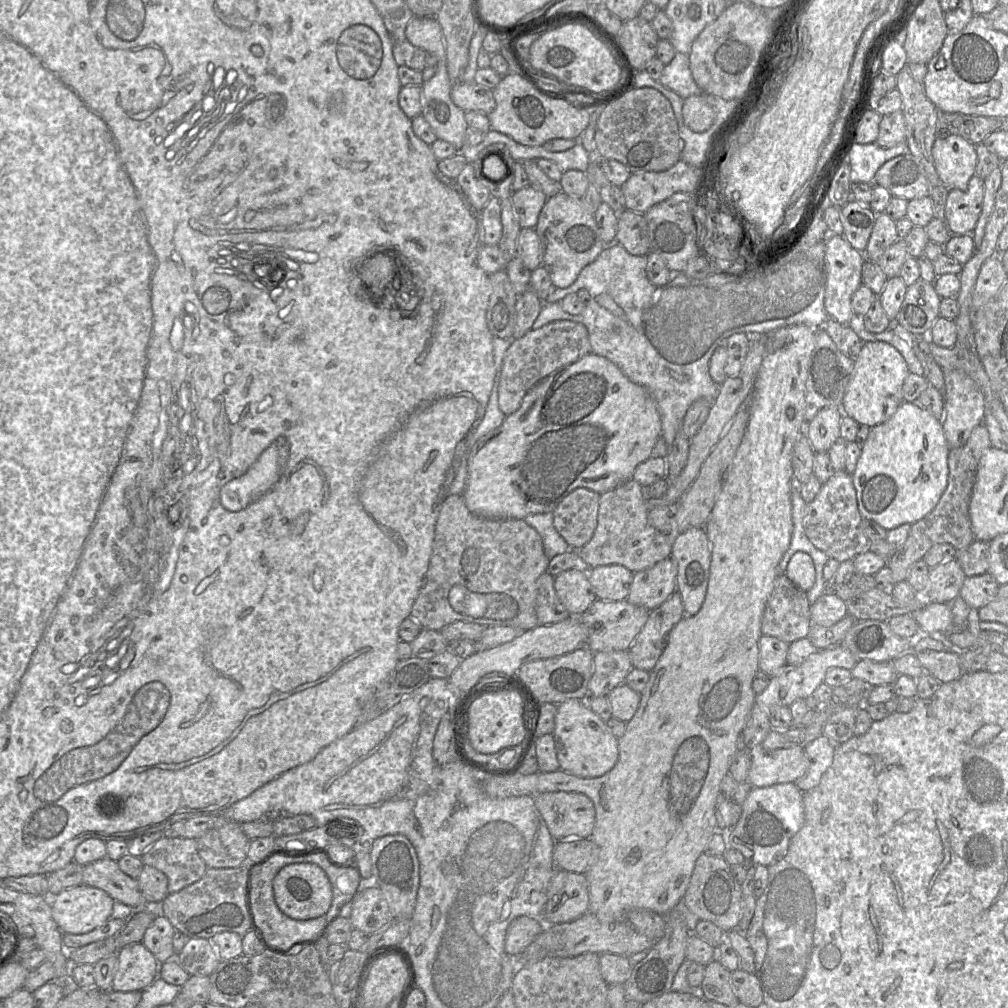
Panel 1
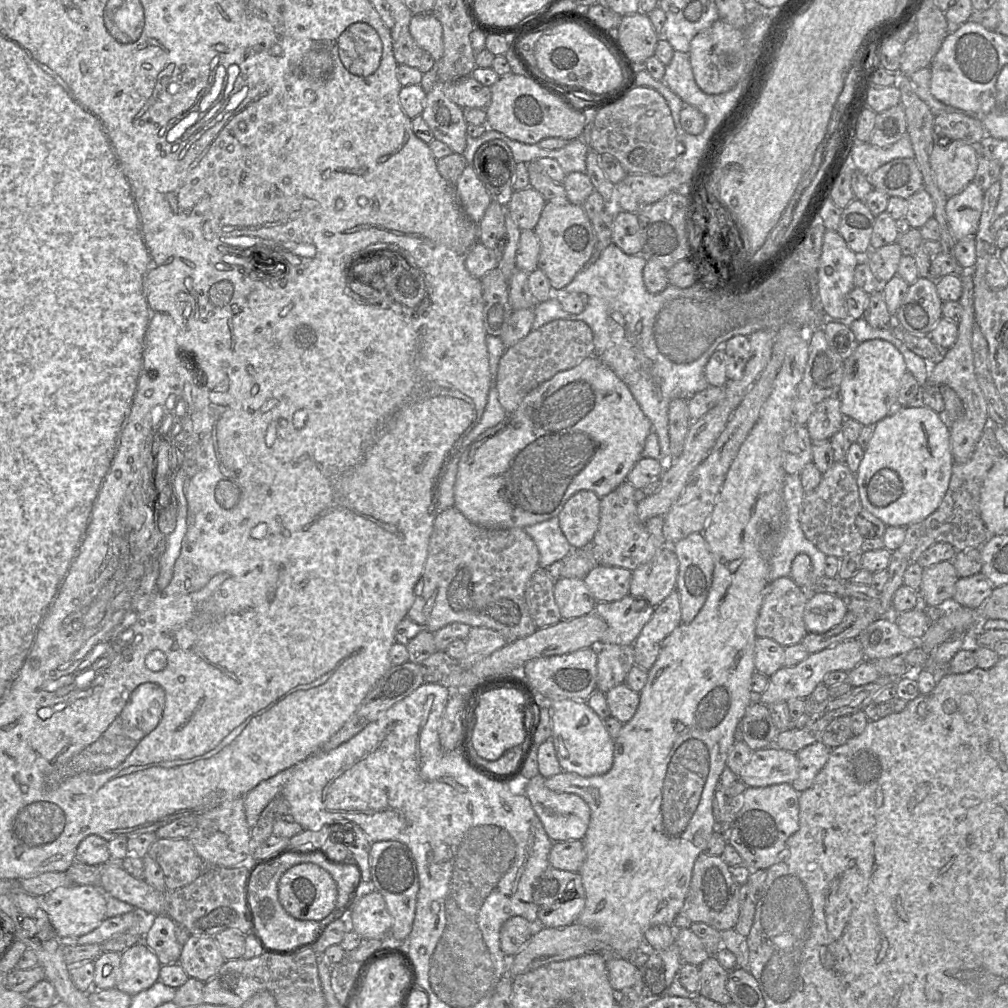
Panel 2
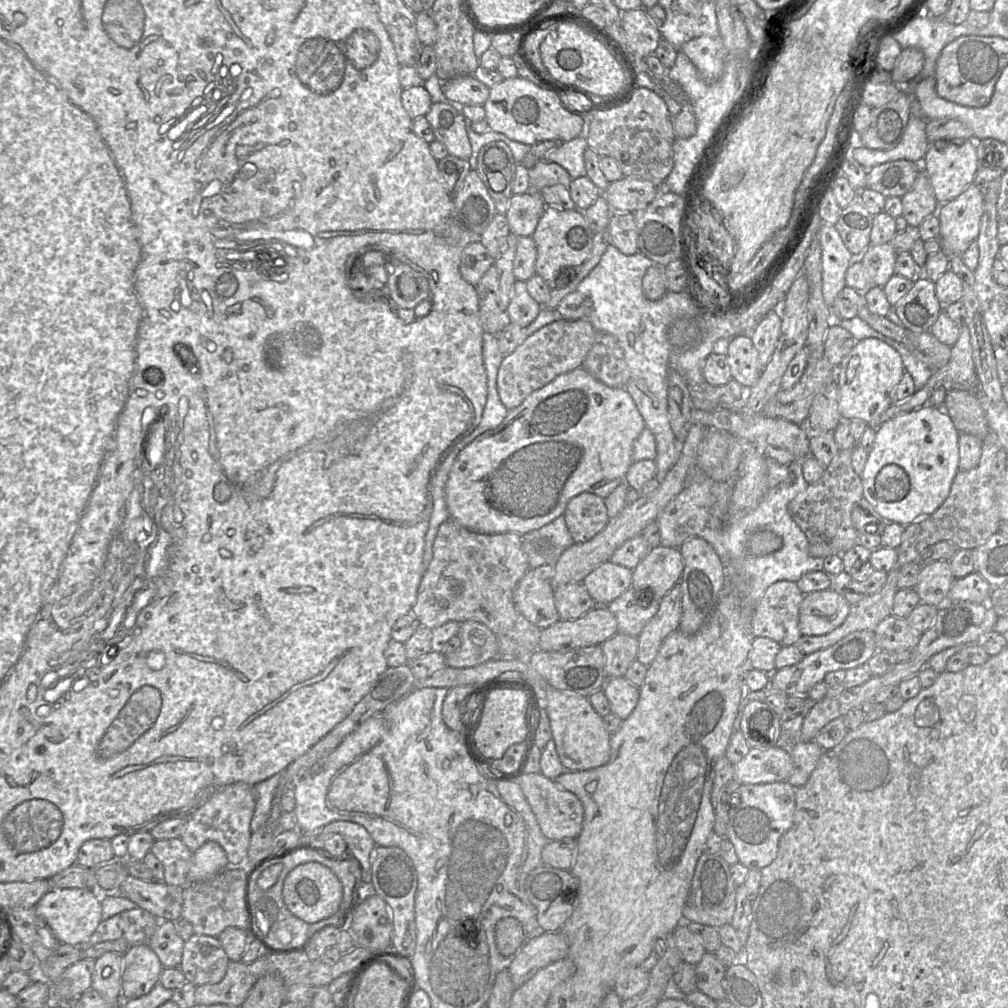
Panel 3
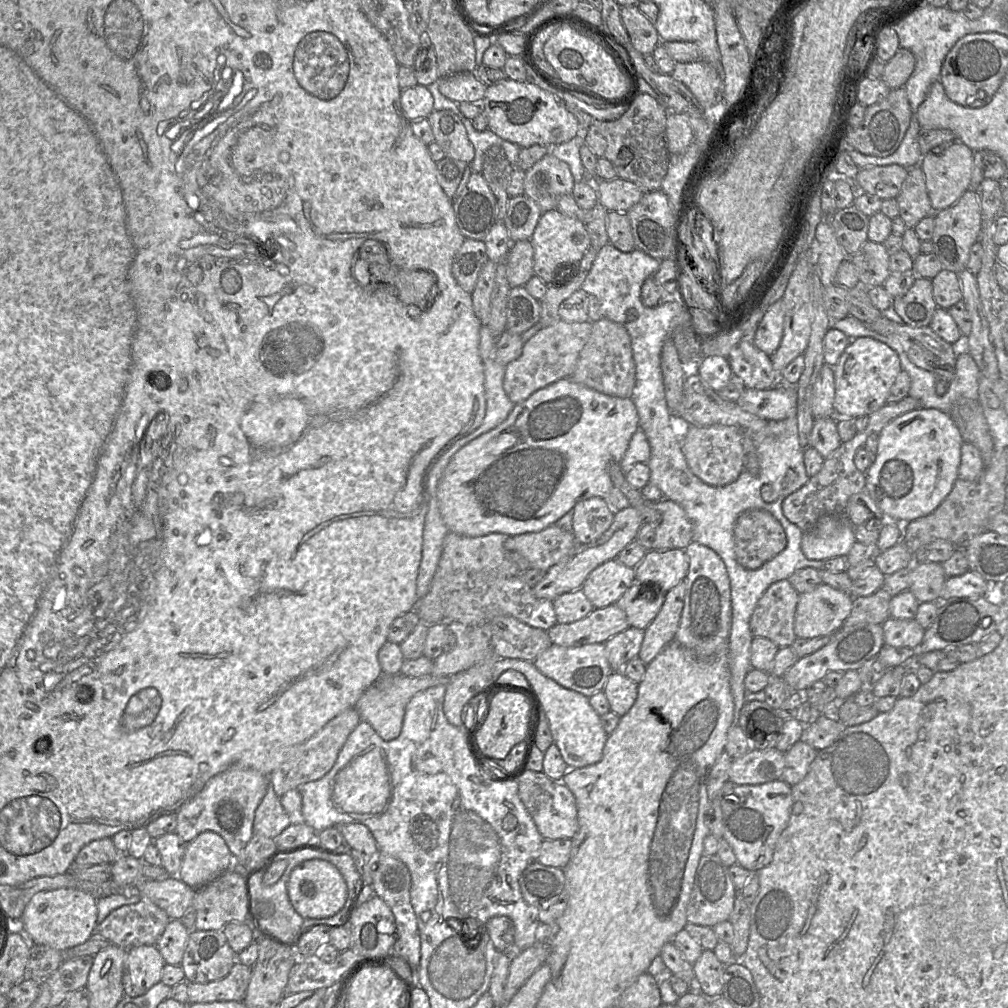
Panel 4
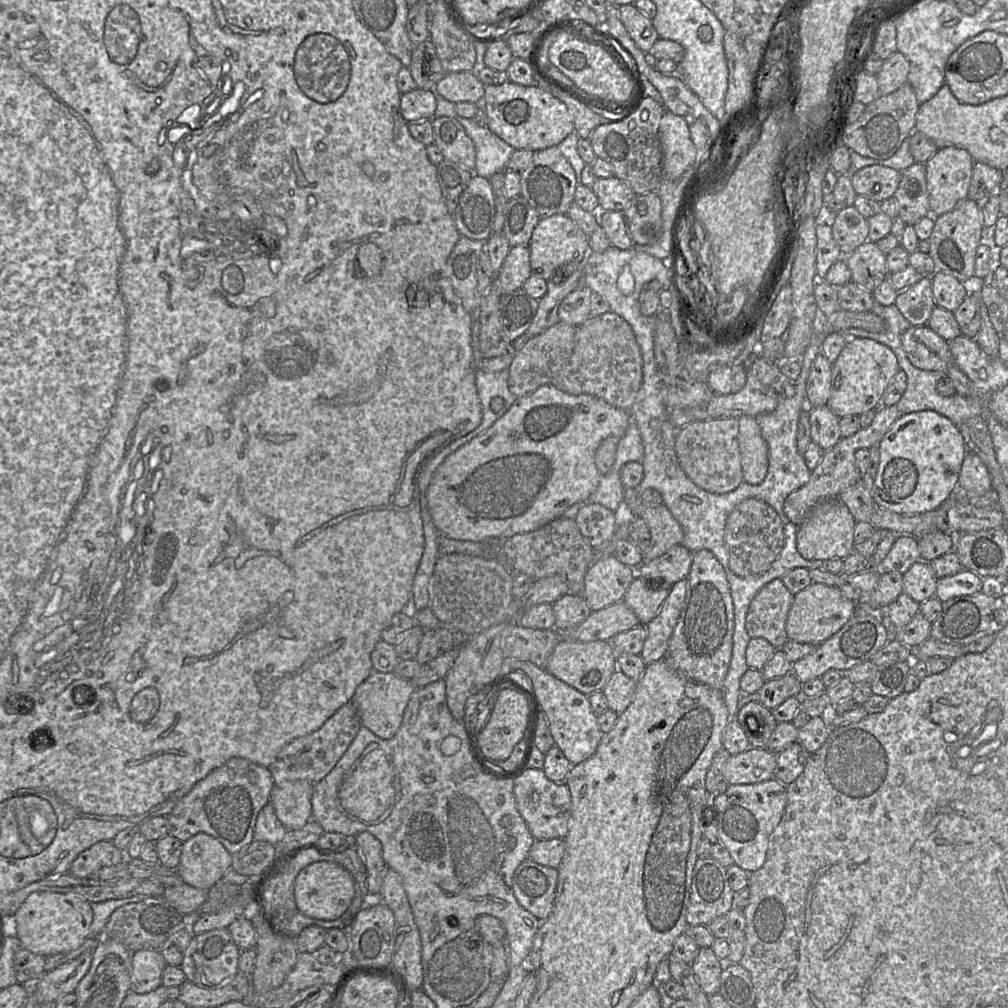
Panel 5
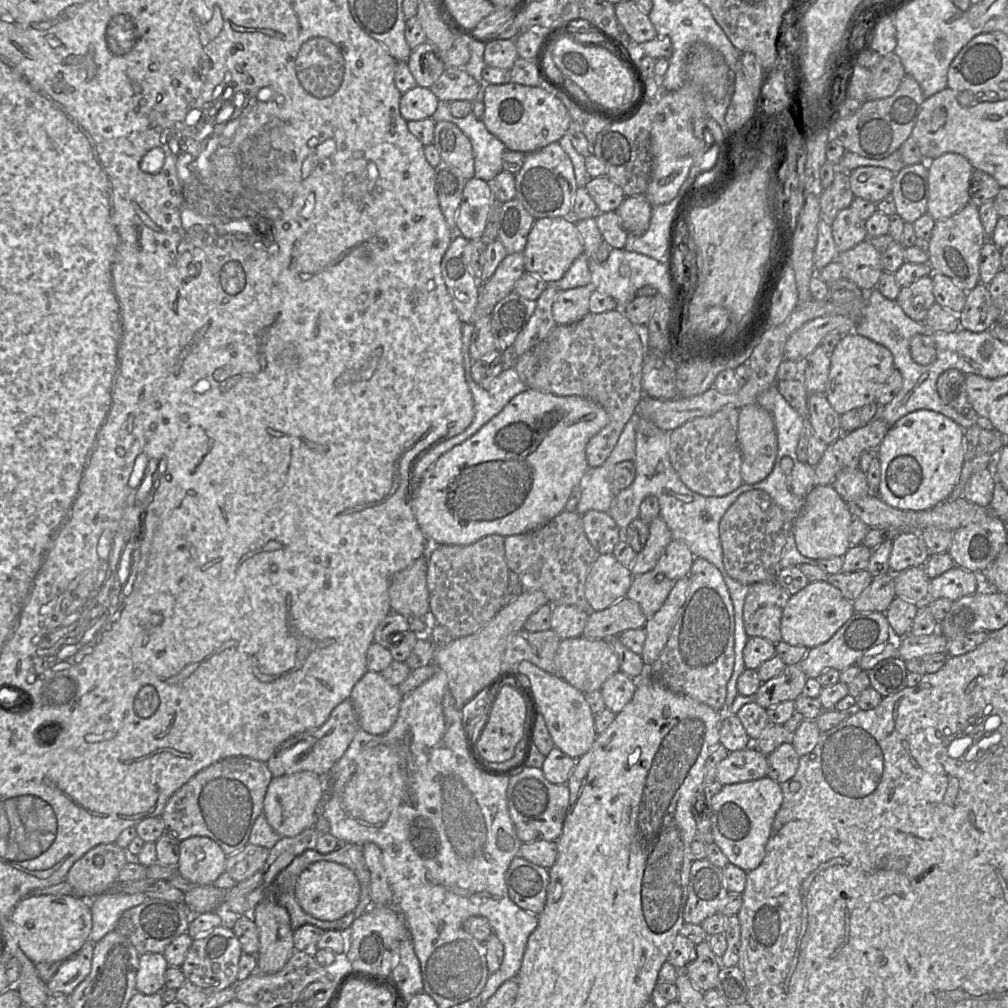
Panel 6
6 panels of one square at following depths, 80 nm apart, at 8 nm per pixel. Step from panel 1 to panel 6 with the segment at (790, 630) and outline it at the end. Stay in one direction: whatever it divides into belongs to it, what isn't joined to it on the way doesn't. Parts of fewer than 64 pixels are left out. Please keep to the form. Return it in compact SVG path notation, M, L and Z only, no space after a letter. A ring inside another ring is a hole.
M776 580L749 585L743 606L748 637L762 637L773 644L780 642L782 612L790 597Z

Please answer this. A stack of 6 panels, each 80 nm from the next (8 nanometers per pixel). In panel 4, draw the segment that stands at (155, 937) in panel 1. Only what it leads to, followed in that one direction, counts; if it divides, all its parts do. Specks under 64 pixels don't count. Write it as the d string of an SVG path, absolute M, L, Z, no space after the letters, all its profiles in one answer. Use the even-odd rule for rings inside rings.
M170 920L155 945L166 964L181 964L188 937L189 933L180 920Z

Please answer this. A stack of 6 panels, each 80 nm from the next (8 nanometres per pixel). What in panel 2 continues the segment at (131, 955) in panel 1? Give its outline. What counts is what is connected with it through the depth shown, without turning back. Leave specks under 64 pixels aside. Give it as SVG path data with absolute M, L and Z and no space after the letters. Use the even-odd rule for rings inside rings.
M143 941L121 954L119 980L115 988L131 996L150 988L159 980L162 964Z

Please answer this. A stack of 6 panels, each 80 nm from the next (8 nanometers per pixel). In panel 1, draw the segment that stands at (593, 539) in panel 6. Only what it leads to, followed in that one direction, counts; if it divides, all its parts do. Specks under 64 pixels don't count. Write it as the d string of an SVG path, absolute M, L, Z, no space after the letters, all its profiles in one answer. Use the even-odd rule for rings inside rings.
M577 488L554 509L553 523L572 550L580 550L592 538L597 527L600 494Z

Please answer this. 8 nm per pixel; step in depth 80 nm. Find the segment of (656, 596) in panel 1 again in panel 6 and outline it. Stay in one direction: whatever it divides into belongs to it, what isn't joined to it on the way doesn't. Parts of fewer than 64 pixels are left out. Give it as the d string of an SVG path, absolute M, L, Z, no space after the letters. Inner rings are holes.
M672 540L652 570L676 581L688 577L693 561L694 556L689 548L681 541Z

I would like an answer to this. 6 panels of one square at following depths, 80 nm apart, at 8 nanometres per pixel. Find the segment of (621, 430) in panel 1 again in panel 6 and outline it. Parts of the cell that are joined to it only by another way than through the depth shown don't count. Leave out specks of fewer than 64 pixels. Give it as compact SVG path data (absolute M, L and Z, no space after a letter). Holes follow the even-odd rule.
M527 389L515 396L504 409L478 432L463 443L441 455L431 466L426 476L415 483L412 473L411 504L421 530L433 544L470 545L480 539L497 534L502 537L523 534L536 530L565 510L566 503L573 489L580 485L590 467L586 458L586 446L589 440L600 432L608 423L608 415L596 402L580 396L557 396L536 389Z

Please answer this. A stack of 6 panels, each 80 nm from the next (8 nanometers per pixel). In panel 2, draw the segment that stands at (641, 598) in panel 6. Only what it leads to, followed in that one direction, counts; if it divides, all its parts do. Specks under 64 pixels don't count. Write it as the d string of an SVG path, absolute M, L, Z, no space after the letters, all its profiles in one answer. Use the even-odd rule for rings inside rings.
M630 594L618 601L597 602L594 612L607 624L607 630L601 638L601 645L633 645L650 620L654 608Z

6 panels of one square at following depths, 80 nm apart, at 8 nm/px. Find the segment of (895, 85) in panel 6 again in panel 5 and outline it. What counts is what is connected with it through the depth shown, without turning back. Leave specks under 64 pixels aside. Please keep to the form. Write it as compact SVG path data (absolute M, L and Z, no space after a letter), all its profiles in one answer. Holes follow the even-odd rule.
M898 51L884 60L880 71L876 74L879 95L885 96L891 94L905 83L908 83L909 69L908 60Z

